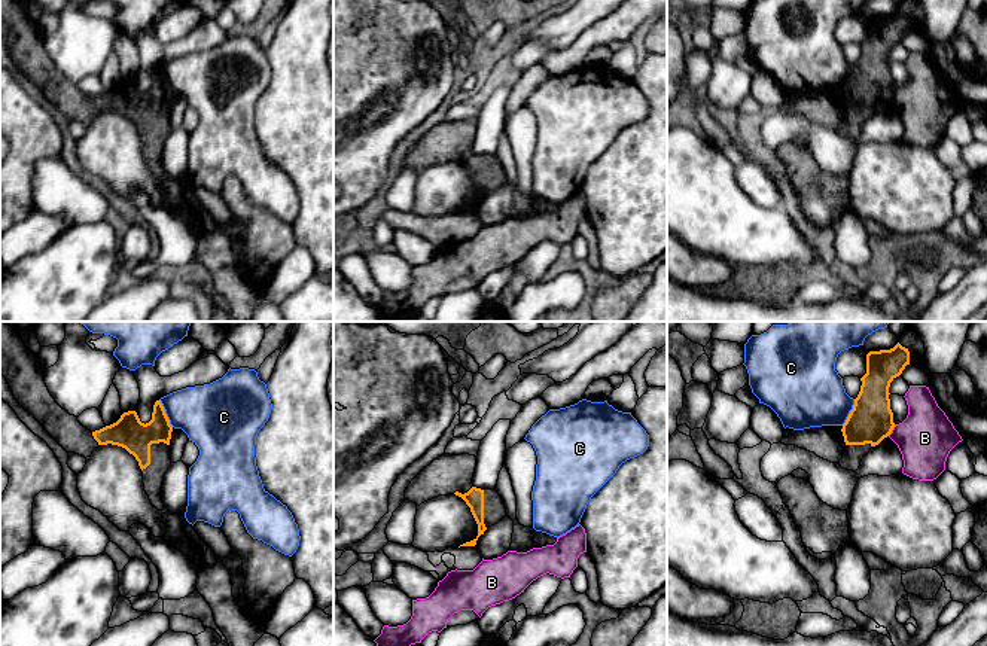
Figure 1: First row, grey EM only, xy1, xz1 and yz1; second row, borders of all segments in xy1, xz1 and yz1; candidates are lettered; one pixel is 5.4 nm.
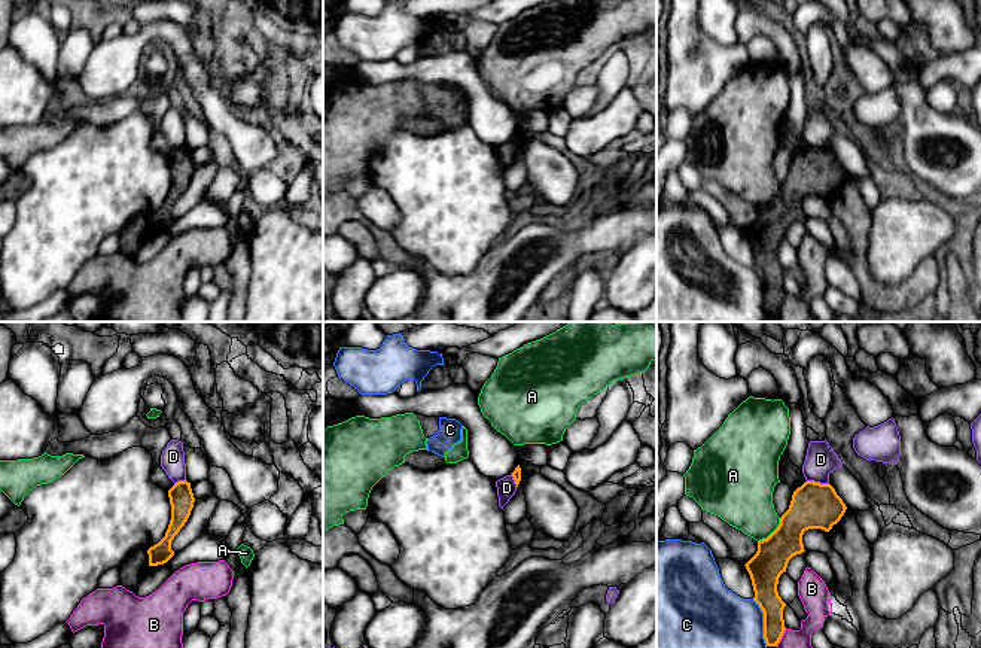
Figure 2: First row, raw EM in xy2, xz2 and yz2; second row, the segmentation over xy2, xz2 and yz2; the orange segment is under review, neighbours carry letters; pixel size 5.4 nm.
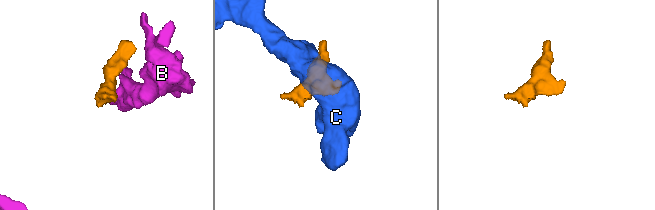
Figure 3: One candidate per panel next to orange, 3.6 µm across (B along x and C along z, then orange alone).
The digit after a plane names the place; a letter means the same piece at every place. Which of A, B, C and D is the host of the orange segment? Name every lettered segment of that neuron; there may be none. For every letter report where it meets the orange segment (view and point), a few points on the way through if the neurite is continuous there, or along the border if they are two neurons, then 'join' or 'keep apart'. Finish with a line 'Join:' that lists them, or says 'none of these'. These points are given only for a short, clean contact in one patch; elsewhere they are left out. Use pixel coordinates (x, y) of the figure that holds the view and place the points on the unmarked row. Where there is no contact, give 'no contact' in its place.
A: meets orange in yz2 at (773, 198); border along yz2 (782, 183), (780, 189), (758, 209); keep apart
B: meets orange in yz1 at (892, 96); border along yz1 (895, 91), (888, 101); keep apart
C: meets orange in yz2 at (764, 289); keep apart
D: meets orange in yz2 at (817, 149); border along yz2 (807, 146), (828, 151); keep apart
Join: none of these

